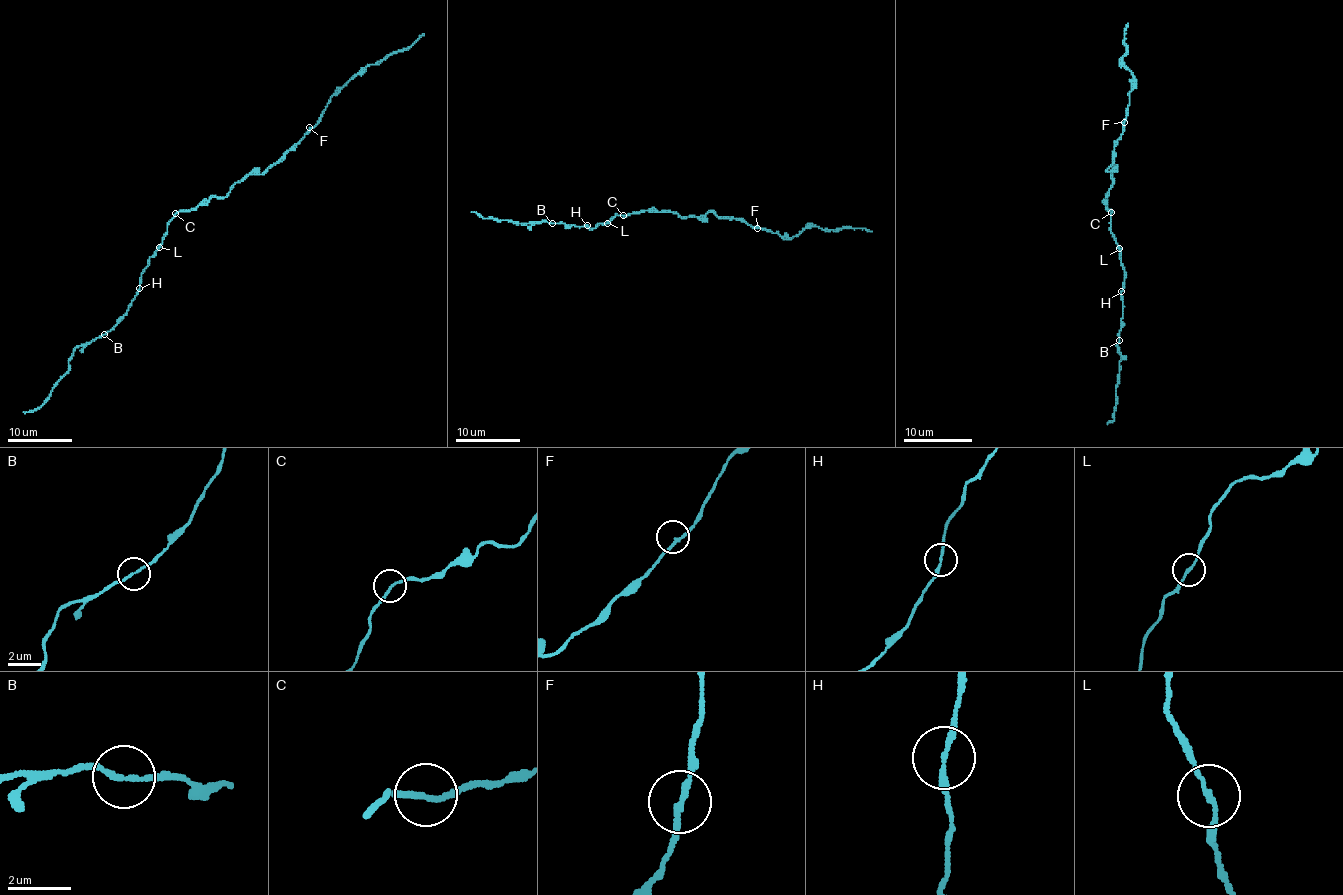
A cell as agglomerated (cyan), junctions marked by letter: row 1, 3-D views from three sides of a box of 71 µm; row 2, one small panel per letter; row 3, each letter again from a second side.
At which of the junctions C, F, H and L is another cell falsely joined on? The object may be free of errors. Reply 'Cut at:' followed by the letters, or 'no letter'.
Cut at: no letter

